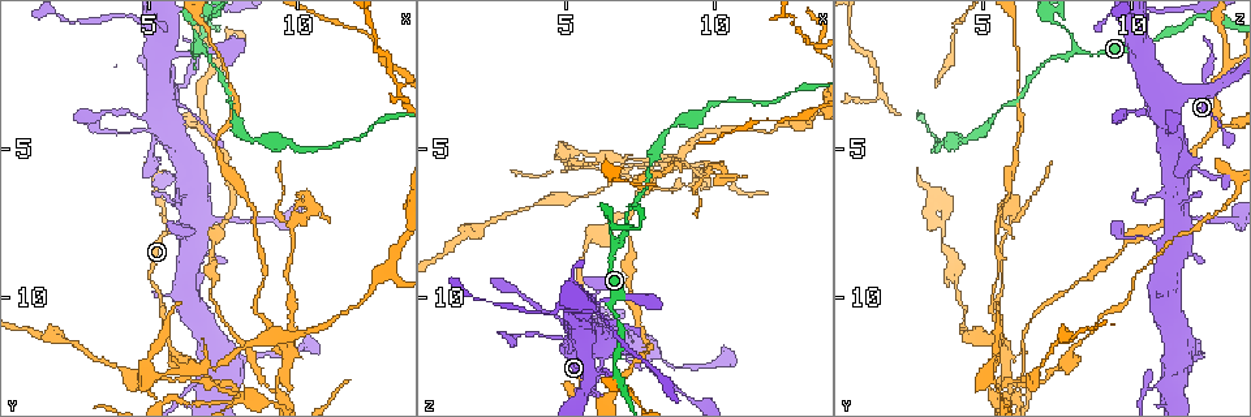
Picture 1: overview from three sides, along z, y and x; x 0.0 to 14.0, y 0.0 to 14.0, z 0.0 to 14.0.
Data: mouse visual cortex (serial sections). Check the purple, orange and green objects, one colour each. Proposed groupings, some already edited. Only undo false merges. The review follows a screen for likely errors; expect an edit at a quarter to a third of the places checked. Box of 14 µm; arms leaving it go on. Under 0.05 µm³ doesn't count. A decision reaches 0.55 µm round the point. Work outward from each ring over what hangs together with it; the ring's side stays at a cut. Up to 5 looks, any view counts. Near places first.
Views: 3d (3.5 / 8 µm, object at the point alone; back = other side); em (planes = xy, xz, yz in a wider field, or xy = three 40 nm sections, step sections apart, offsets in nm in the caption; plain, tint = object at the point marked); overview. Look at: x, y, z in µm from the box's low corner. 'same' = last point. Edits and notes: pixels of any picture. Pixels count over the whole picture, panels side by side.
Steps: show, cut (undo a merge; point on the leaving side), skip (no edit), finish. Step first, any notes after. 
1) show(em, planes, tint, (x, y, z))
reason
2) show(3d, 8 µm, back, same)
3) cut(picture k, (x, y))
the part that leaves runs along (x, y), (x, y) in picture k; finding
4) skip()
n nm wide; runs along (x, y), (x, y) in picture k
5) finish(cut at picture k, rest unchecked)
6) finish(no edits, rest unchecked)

show(3d, 3.5 µm, (7.0, 7.3, 11.9))
calibre changes

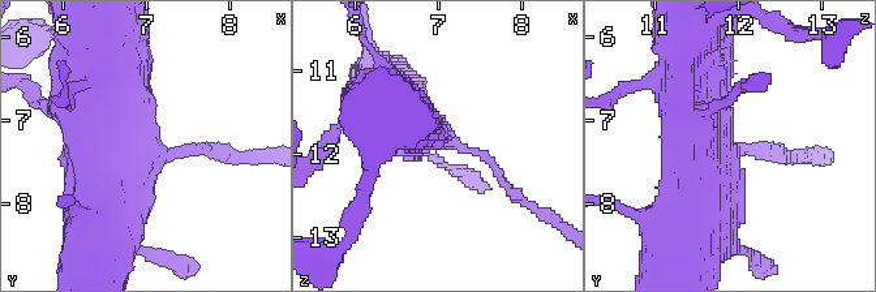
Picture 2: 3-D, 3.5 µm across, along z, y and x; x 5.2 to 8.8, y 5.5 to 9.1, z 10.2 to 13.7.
show(em, xy, step 3, tint, (7.10, 7.45, 11.85))
shape alone is not enough

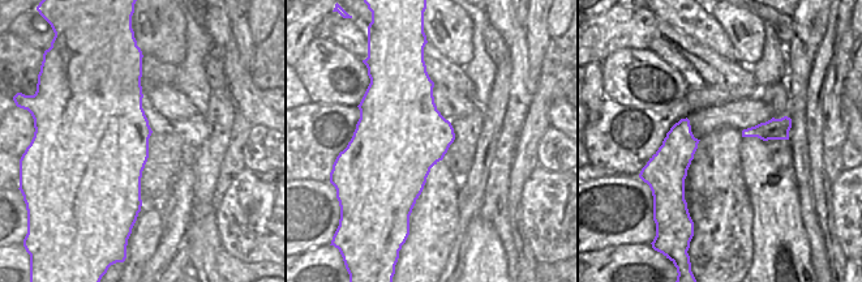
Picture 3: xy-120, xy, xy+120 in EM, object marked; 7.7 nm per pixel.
skip()
700 nm wide; runs along (393, 108), (484, 155), (509, 189) in picture 2; one cell here

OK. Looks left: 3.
show(3d, 8 µm, (8.3, 13.4, 5.7))
four or more arms meet

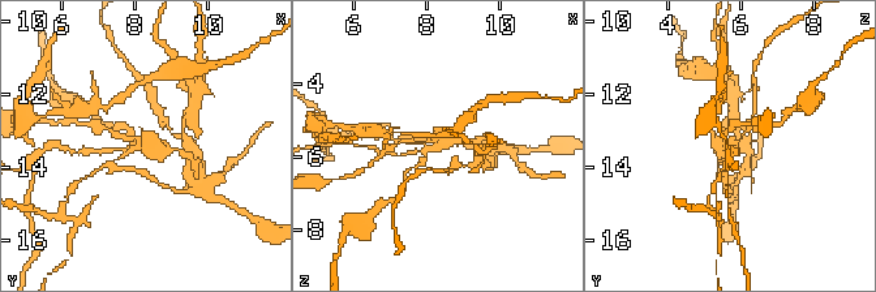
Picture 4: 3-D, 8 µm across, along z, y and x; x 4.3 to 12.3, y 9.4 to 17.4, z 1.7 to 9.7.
show(em, xy, step 5, tint, (8.2, 13.4, 5.6))

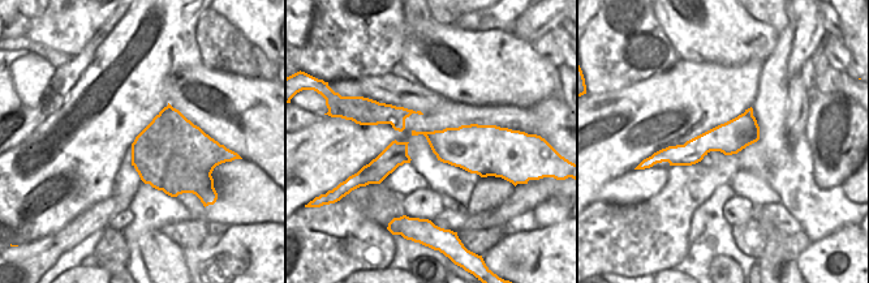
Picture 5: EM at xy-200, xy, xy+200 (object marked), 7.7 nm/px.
cut(picture 4, (724, 129))
a second cell is stuck on

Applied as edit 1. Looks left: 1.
finish(cut at picture 4, rest unchecked)

